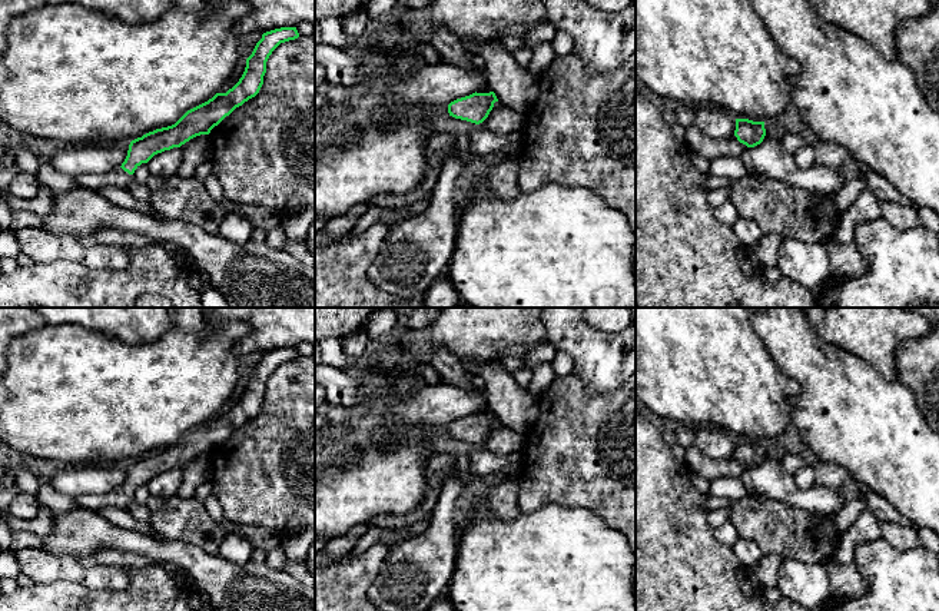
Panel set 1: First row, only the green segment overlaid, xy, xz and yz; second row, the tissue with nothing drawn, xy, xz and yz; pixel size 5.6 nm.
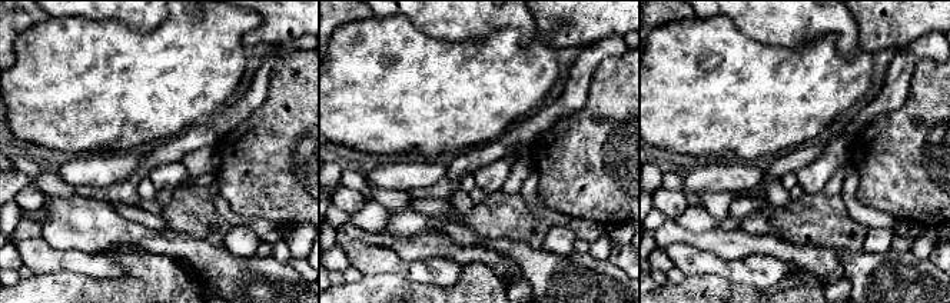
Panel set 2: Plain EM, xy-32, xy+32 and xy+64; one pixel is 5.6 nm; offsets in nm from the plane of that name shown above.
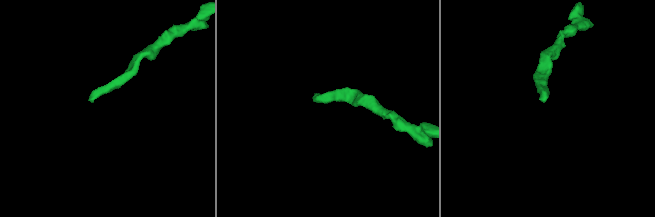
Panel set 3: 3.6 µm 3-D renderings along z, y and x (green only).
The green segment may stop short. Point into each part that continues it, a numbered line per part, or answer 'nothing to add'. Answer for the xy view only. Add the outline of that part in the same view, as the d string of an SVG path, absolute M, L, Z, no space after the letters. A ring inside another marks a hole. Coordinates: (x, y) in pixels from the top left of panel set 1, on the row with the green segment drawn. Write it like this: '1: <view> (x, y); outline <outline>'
1: xy (119, 178); outline M122 167L110 170L104 175L83 175L77 177L80 186L100 189L116 186L129 190L133 182L133 175L129 175Z

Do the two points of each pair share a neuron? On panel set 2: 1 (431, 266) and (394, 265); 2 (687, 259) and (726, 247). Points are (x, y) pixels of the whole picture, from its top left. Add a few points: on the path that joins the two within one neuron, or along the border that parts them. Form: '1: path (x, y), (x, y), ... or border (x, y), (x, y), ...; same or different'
1: path (422, 267), (402, 267); same
2: border (678, 243), (696, 245), (726, 259), (744, 257); different

